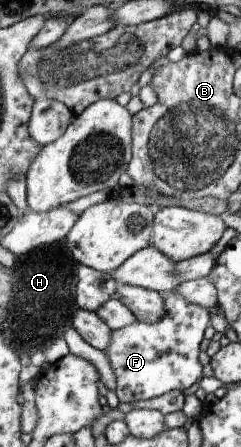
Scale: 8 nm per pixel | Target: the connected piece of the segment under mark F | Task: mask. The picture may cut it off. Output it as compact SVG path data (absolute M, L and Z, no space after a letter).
M172 291L165 294L163 303L165 313L158 322L148 324L137 320L123 329L111 331L111 343L105 352L116 374L115 395L120 402L132 404L169 391L184 392L202 379L198 355L204 331L211 325L208 309Z

